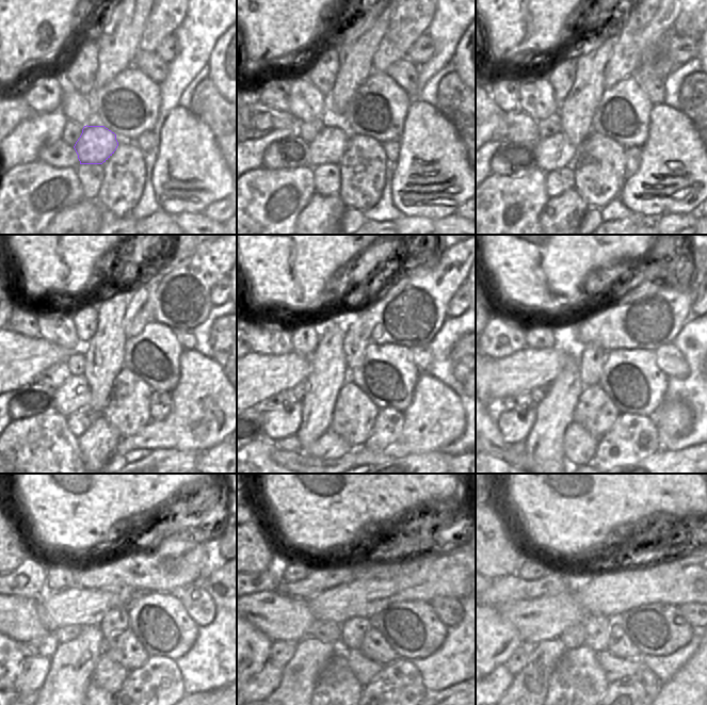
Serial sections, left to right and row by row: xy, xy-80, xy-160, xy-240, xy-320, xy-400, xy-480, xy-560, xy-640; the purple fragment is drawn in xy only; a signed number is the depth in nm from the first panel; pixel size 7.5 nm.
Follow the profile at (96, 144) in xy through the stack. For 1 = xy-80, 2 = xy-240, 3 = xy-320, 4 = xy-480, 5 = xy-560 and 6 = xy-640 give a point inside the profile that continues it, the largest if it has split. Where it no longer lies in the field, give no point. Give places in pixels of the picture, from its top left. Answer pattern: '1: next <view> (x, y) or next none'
1: next xy-80 (328, 146)
2: next xy-240 (74, 394)
3: next xy-320 (277, 423)
4: next xy-480 (33, 670)
5: next xy-560 (260, 685)
6: next xy-640 (497, 683)

